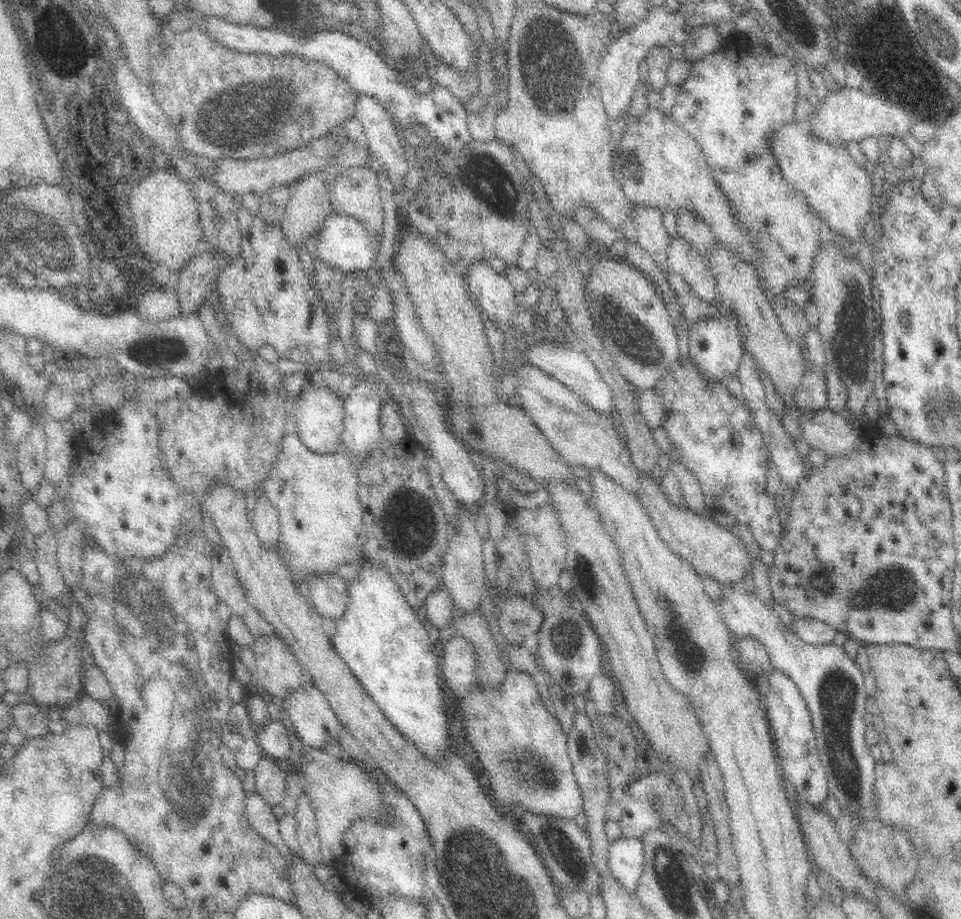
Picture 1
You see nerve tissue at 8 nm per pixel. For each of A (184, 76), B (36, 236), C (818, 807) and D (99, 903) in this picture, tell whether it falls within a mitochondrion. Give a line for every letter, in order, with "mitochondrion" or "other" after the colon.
A: other
B: mitochondrion
C: other
D: mitochondrion

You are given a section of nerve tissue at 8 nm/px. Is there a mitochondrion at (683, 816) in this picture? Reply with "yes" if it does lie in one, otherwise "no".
no

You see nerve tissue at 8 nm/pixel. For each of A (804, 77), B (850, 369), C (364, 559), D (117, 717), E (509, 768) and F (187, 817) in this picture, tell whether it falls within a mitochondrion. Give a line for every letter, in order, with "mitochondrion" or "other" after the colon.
A: other
B: other
C: other
D: other
E: mitochondrion
F: mitochondrion

